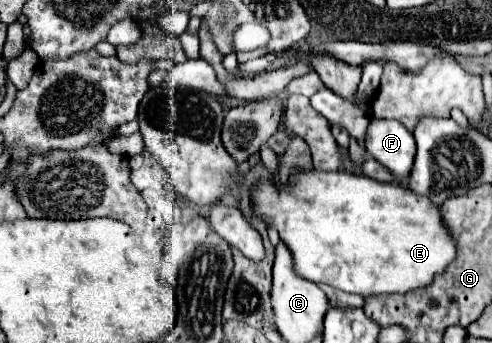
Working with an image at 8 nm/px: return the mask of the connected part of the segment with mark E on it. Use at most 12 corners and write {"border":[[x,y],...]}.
{"border":[[312,168],[256,180],[296,274],[376,296],[456,256],[438,206]]}

